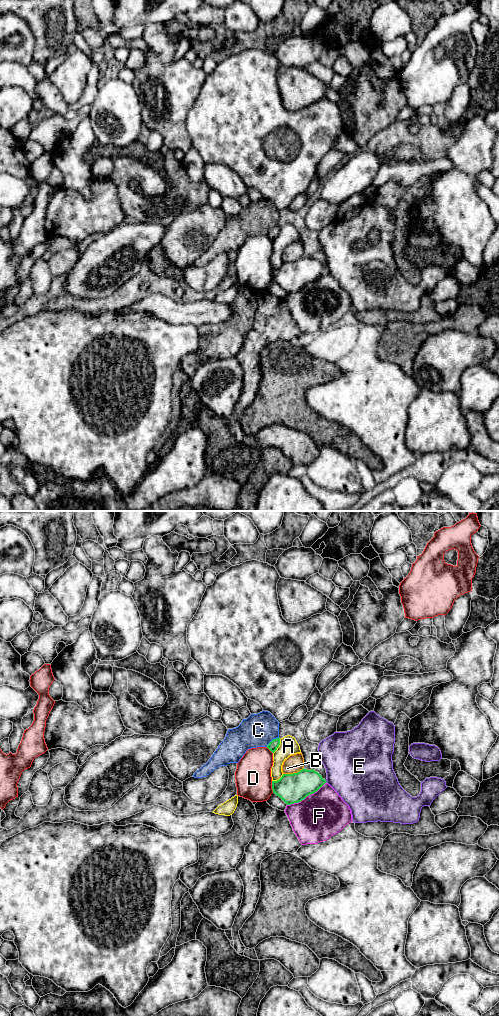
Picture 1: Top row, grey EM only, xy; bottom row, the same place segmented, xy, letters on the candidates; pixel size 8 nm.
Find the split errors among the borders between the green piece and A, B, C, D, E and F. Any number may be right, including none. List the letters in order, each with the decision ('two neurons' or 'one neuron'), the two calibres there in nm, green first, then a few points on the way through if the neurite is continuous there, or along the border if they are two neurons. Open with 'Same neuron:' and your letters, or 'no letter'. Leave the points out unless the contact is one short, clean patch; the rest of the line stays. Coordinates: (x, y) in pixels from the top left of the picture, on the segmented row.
Same neuron: no letter
A: two neurons | 80/150 nm
B: two neurons | 240/150 nm
C: two neurons | 80/280 nm | along xy (278, 737), (274, 738), (266, 746)
D: two neurons | 240/280 nm
E: two neurons | 220/460 nm
F: two neurons | 240/380 nm

